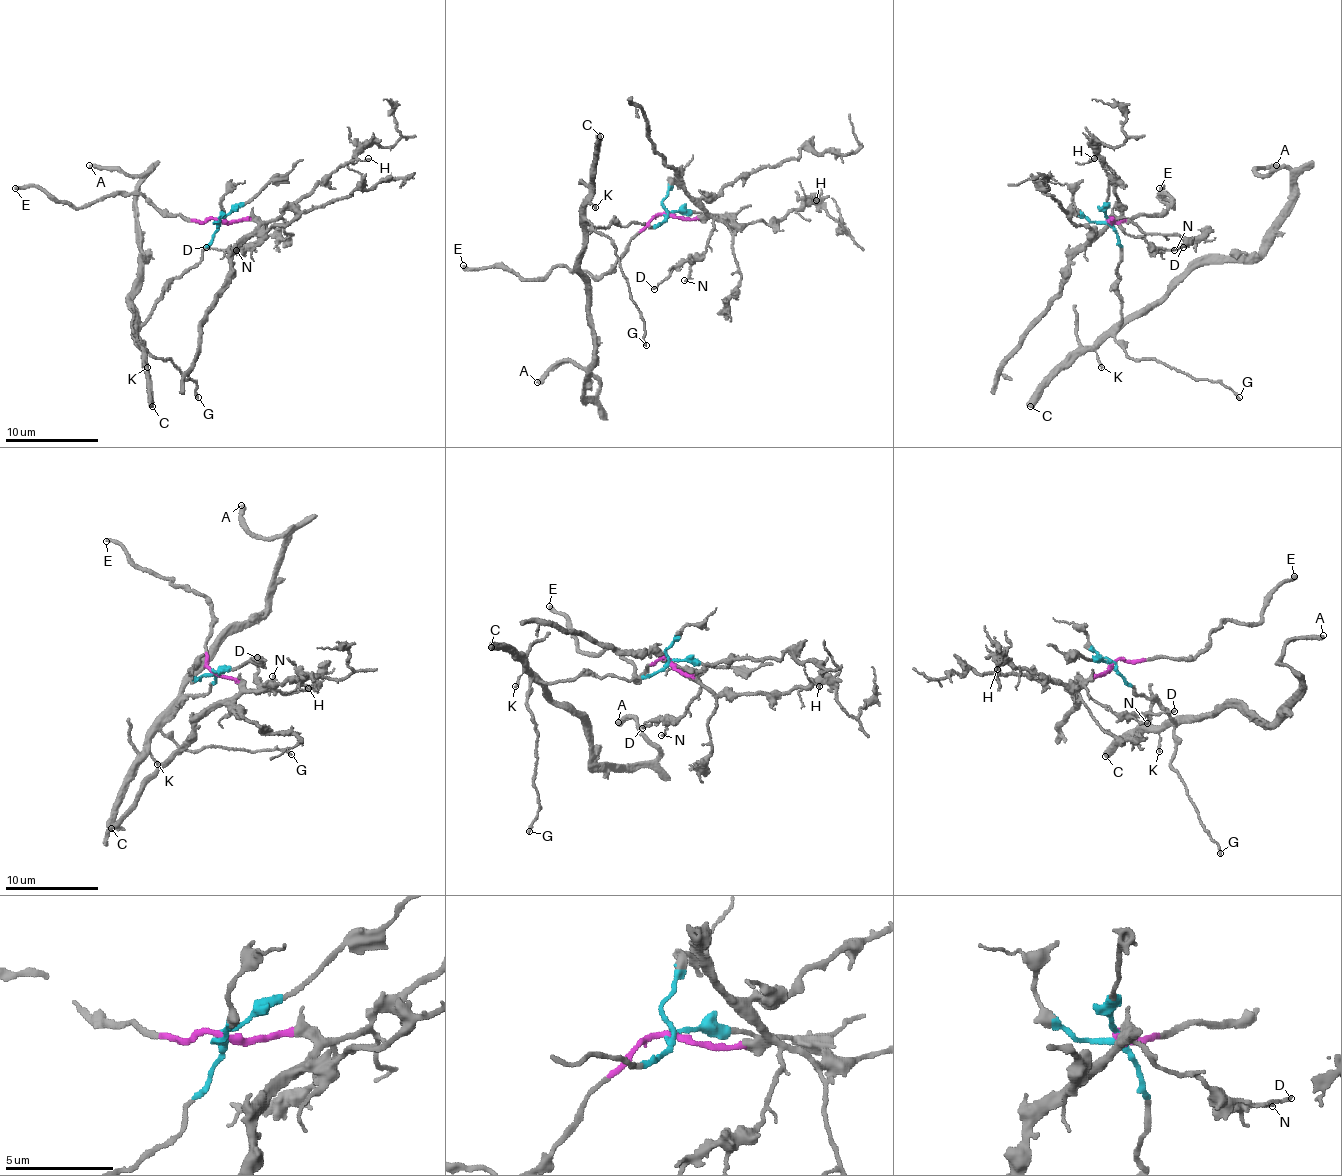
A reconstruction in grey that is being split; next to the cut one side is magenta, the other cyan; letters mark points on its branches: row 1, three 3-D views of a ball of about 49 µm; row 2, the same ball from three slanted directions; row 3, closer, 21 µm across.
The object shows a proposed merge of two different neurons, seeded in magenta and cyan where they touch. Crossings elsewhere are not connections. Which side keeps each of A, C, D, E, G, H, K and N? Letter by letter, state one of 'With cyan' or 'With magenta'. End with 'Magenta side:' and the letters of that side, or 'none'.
A: With cyan
C: With cyan
D: With magenta
E: With magenta
G: With cyan
H: With magenta
K: With cyan
N: With magenta
Magenta side: D, E, H, N

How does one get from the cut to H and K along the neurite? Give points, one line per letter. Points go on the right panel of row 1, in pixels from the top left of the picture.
H: (1109, 221), (1120, 214), (1116, 195), (1118, 179), (1099, 158), (1090, 160), (1095, 158)
K: (1109, 221), (1118, 237), (1120, 258), (1116, 269), (1120, 276), (1120, 323), (1097, 349), (1102, 367)

